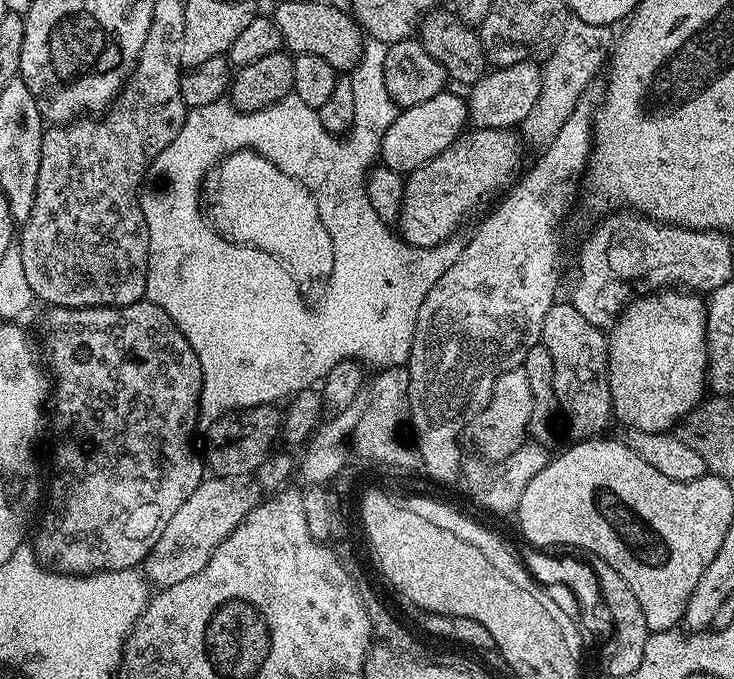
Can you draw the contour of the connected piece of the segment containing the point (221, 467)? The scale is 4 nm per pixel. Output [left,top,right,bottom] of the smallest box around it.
[207,404,282,478]

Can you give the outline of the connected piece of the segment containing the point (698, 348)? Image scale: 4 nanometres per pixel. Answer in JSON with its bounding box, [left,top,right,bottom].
[608,290,709,432]

